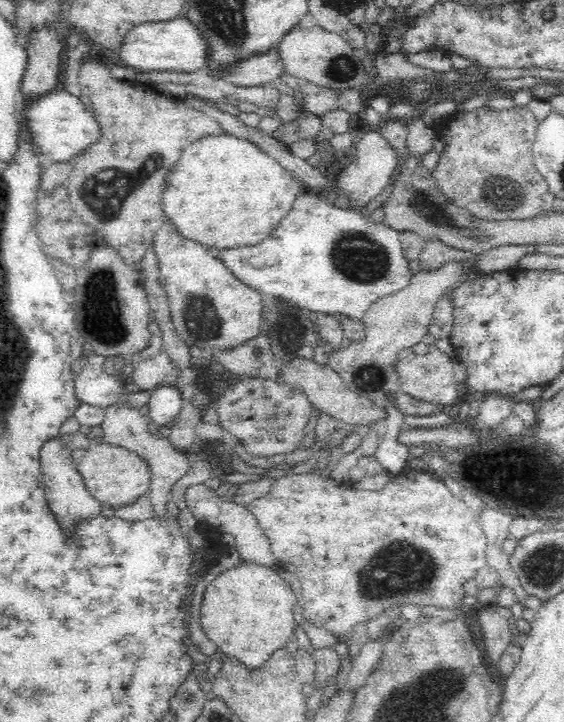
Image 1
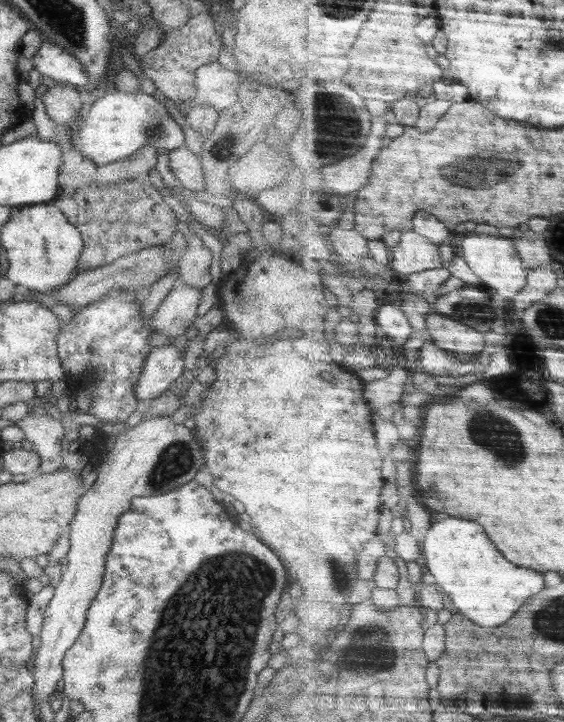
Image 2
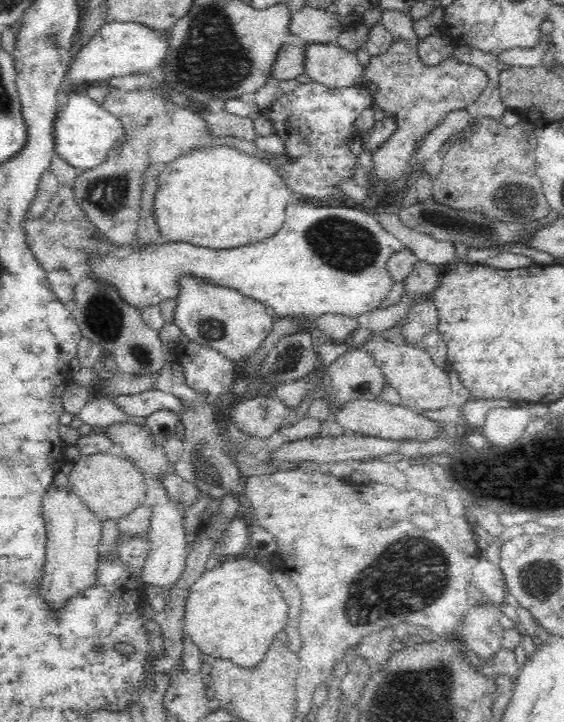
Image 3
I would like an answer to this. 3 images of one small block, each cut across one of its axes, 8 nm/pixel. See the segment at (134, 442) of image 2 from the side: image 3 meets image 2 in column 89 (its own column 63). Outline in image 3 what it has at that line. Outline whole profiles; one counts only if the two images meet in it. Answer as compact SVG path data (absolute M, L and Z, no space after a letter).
M50 483L43 502L43 519L47 534L46 564L42 578L42 598L48 608L60 610L66 602L92 589L99 582L97 569L99 540L102 536L102 523L99 518L69 488L54 487Z

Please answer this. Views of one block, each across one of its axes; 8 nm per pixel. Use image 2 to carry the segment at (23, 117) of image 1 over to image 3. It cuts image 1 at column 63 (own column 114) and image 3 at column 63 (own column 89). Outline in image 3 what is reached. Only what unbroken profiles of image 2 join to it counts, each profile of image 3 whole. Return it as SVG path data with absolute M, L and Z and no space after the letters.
M70 89L68 103L54 124L55 152L78 170L100 166L107 155L127 140L122 122L80 90Z

